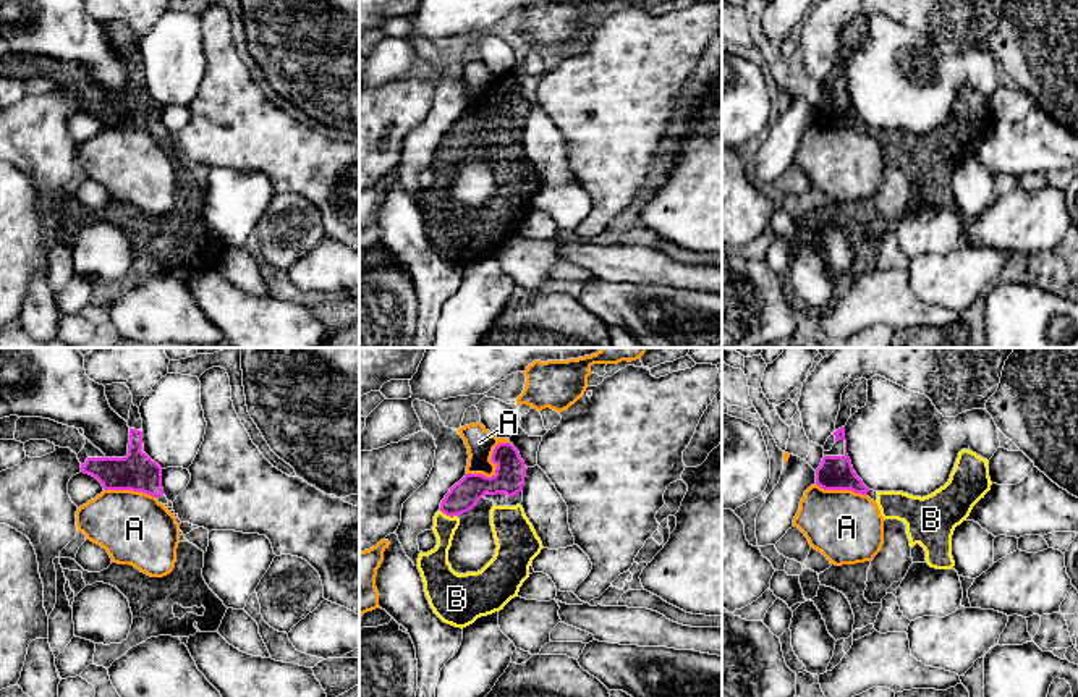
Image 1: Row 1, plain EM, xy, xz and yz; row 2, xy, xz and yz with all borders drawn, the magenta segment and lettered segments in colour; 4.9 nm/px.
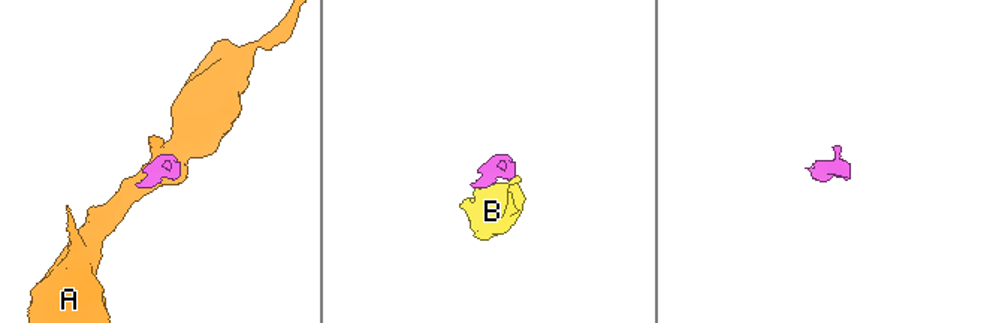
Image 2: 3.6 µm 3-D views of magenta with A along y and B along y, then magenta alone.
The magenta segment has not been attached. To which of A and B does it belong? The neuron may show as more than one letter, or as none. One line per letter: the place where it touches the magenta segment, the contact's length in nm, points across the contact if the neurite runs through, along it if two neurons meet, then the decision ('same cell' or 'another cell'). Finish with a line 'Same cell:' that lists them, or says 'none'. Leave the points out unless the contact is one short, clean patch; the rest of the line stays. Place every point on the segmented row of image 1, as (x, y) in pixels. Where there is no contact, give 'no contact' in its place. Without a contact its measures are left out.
A: meets magenta in xz at (497, 468); contact 280 nm long; another cell
B: meets magenta in xz at (449, 515); contact 90 nm long; same cell
Same cell: B

